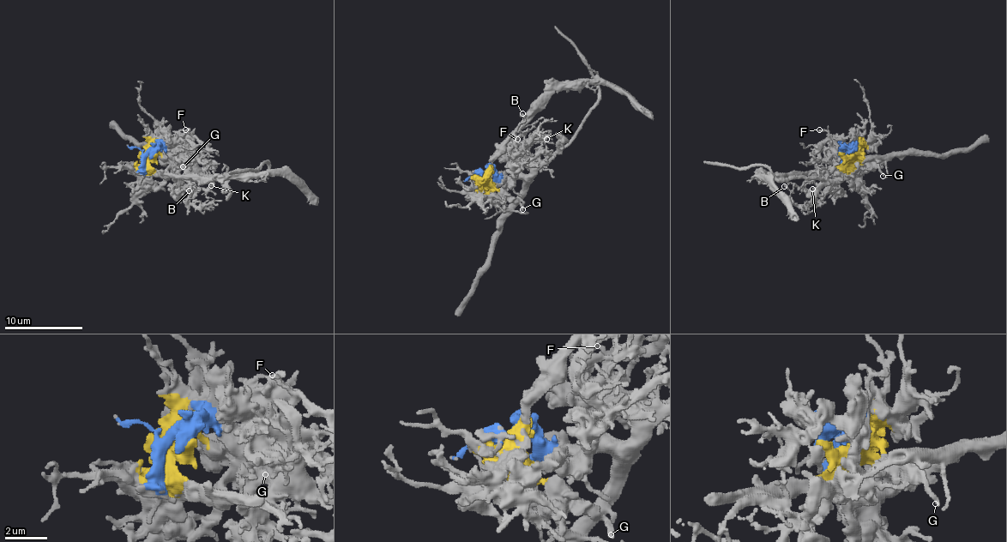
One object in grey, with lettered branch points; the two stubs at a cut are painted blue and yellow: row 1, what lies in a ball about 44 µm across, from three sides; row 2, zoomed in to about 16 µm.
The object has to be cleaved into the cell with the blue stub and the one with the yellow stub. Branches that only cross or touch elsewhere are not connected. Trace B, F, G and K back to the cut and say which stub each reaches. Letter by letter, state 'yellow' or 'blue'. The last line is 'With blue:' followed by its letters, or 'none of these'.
B: blue
F: blue
G: yellow
K: blue
With blue: B, F, K

